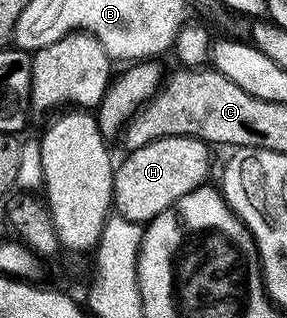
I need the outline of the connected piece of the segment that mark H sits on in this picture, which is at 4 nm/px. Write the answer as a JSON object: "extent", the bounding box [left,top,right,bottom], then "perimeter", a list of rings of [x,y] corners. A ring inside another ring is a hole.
{"extent":[113,136,212,226],"perimeter":[[[165,136],[156,138],[139,148],[129,149],[125,153],[126,157],[122,161],[120,159],[117,161],[114,169],[113,211],[137,224],[143,226],[149,224],[151,220],[164,214],[164,210],[168,210],[174,207],[176,202],[180,202],[180,198],[184,198],[184,194],[203,187],[207,183],[206,175],[210,172],[210,152],[212,152],[211,145],[207,144],[205,140],[197,140],[191,136]]]}

